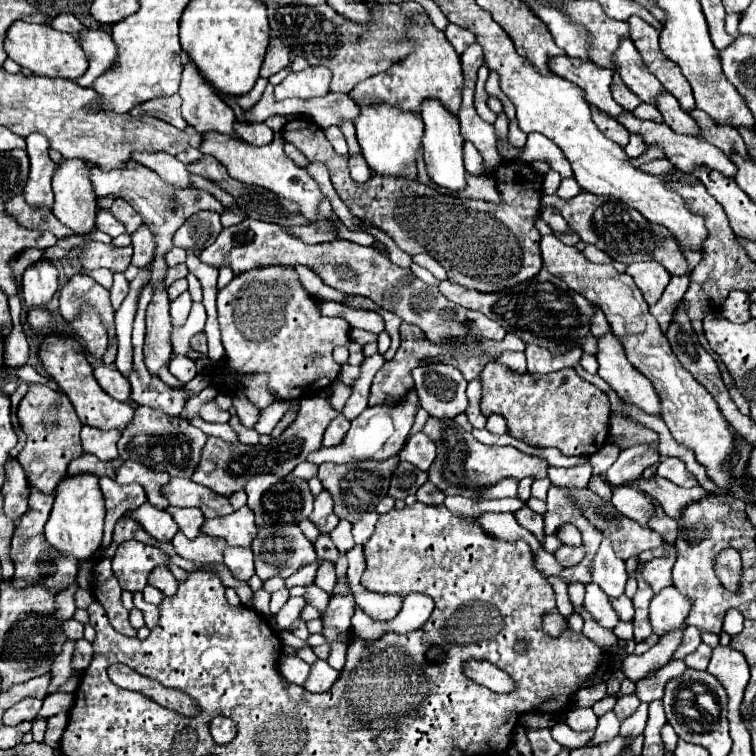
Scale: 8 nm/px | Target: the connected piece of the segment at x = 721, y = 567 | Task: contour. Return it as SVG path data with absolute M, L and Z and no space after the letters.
M725 549L715 559L715 573L723 587L729 591L739 591L741 583L741 555L735 549Z

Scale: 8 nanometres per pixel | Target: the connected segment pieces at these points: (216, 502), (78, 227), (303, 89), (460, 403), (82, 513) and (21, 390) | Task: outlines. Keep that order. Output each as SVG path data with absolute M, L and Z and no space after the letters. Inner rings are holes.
M173 477L171 485L167 485L165 493L173 507L197 507L203 511L205 519L229 515L235 511L229 503L229 497L223 497L203 485L197 485L191 479Z
M65 159L53 177L53 215L75 235L89 235L95 229L97 197L91 193L87 171L83 159Z
M307 67L299 73L289 73L277 87L275 99L287 97L323 97L329 93L331 71L327 67Z
M427 363L413 371L421 407L437 419L453 419L467 409L467 381L451 365Z
M81 473L73 477L65 477L59 481L55 491L55 503L51 517L45 525L47 541L63 555L75 555L77 561L89 559L99 547L103 537L103 519L105 519L105 501L101 489L97 485L99 477L93 473Z
M19 383L17 391L11 395L11 423L13 423L13 425L17 423L17 405L19 405L19 401L25 397L27 387L29 387L27 383Z

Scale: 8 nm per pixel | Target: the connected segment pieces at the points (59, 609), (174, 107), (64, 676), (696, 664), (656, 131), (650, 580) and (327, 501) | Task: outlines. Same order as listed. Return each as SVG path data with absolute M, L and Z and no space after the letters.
M71 585L67 591L63 591L63 593L57 595L57 599L55 599L55 611L53 613L55 613L55 617L59 621L67 621L75 613L75 603L73 603L75 589L77 589L77 585Z
M179 95L151 99L151 101L145 101L143 105L137 105L131 111L131 117L143 117L143 115L159 117L161 121L167 121L167 123L171 123L177 129L185 129L187 127L187 123L181 117L181 101L179 101Z
M67 641L51 665L51 671L49 671L51 683L47 687L47 693L55 693L75 673L71 669L71 653L73 653L73 641Z
M701 643L691 655L687 655L683 661L687 667L693 667L693 669L705 669L707 663L709 663L709 657L711 657L711 647Z
M629 111L621 113L619 117L615 117L615 121L619 121L629 133L641 135L647 145L657 145L657 147L661 147L663 153L665 153L665 159L669 159L669 161L671 161L677 169L681 169L683 173L691 173L695 167L707 165L709 169L715 169L715 171L719 171L719 173L723 173L723 175L727 175L727 177L733 177L733 175L735 175L735 165L729 161L729 157L727 157L721 149L717 149L715 145L703 141L703 137L679 135L679 133L675 133L675 131L673 131L669 125L665 125L665 123L641 121L641 119L637 119L633 113L629 113Z
M669 543L669 557L667 559L651 559L643 565L641 569L641 577L645 579L645 583L653 589L653 593L659 593L663 587L669 587L671 581L671 569L675 563L675 545Z
M321 491L315 497L315 509L309 515L309 519L319 527L321 533L331 533L335 529L335 525L339 523L339 517L333 513L333 499L329 495L329 491Z

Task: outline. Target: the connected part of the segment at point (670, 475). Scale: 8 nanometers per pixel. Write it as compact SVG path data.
M665 457L657 467L657 475L671 481L671 483L675 483L675 485L681 485L681 487L699 485L697 479L685 469L685 463L677 457Z

